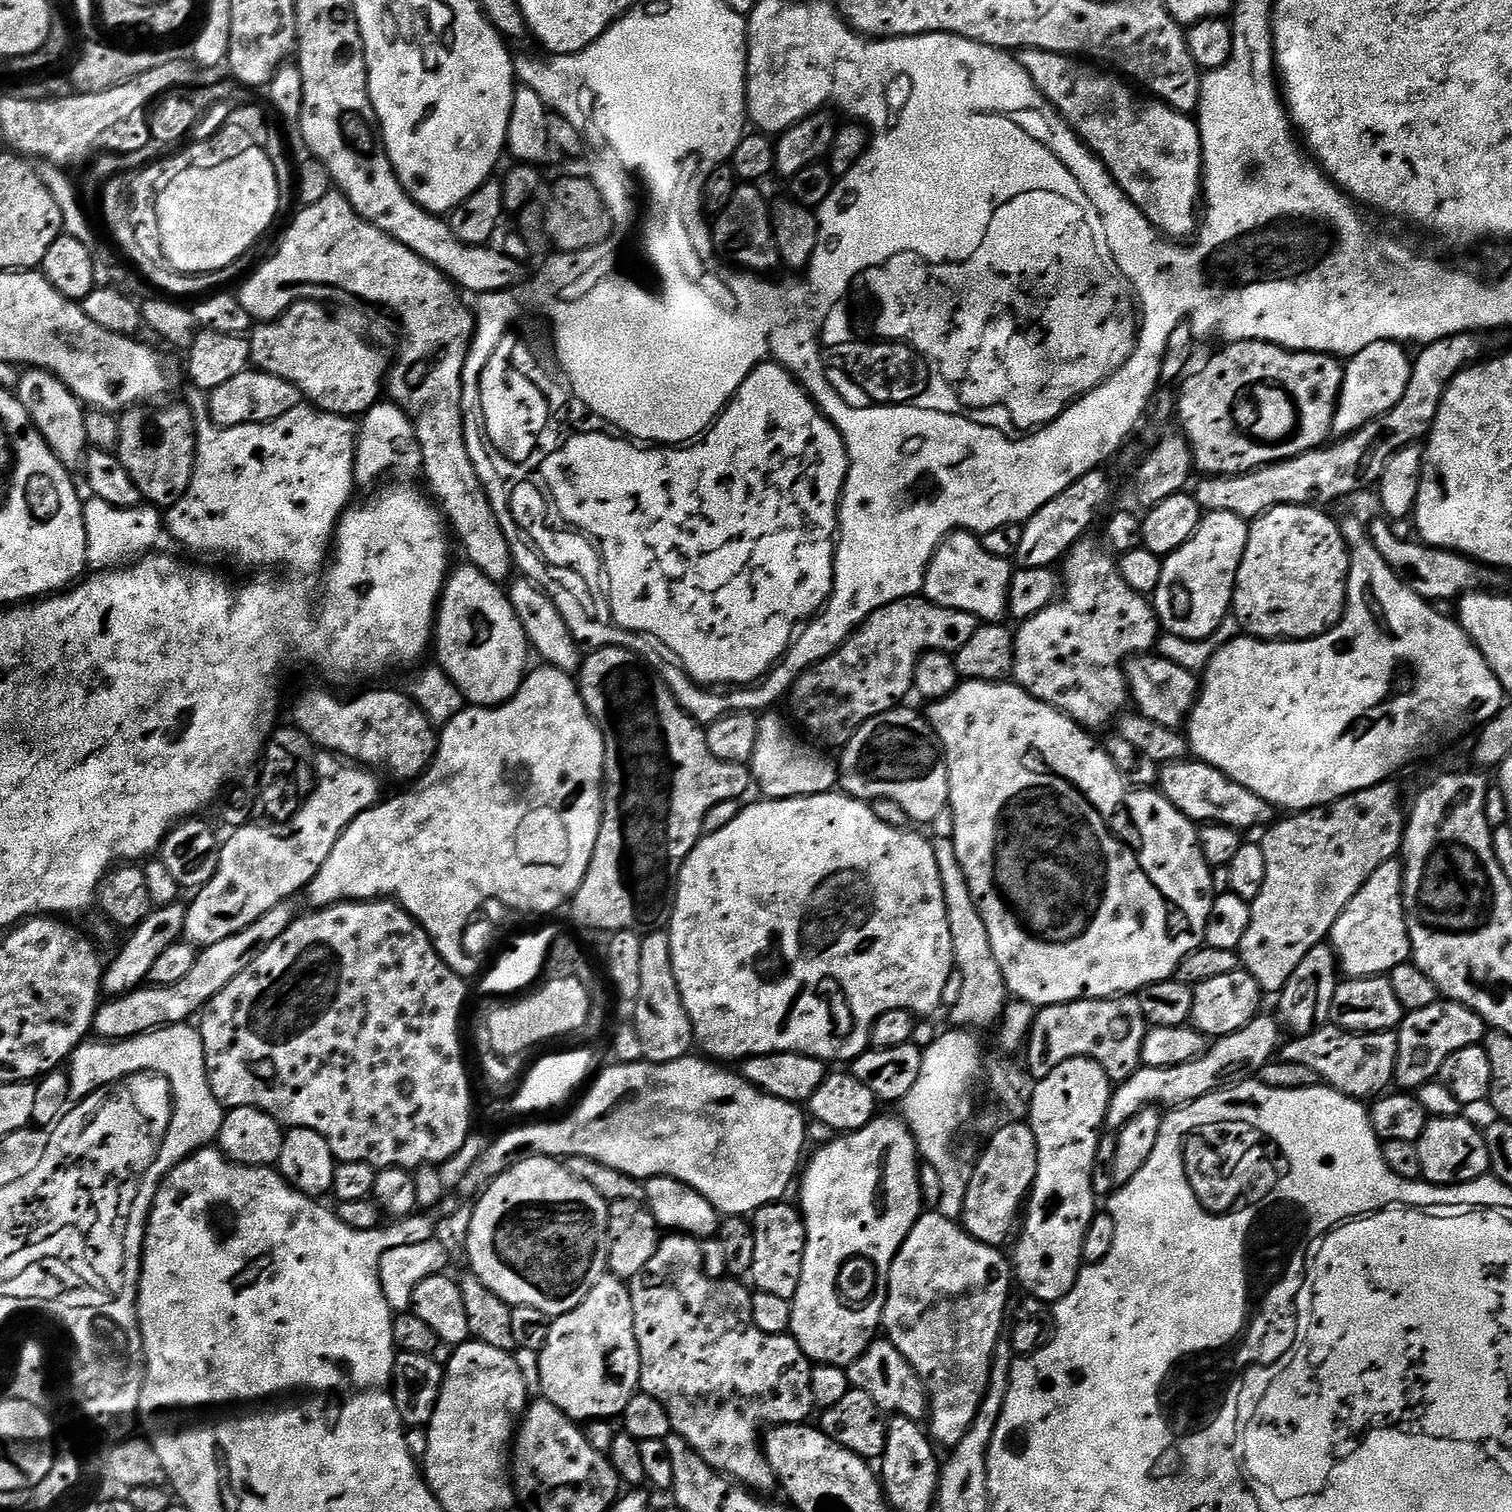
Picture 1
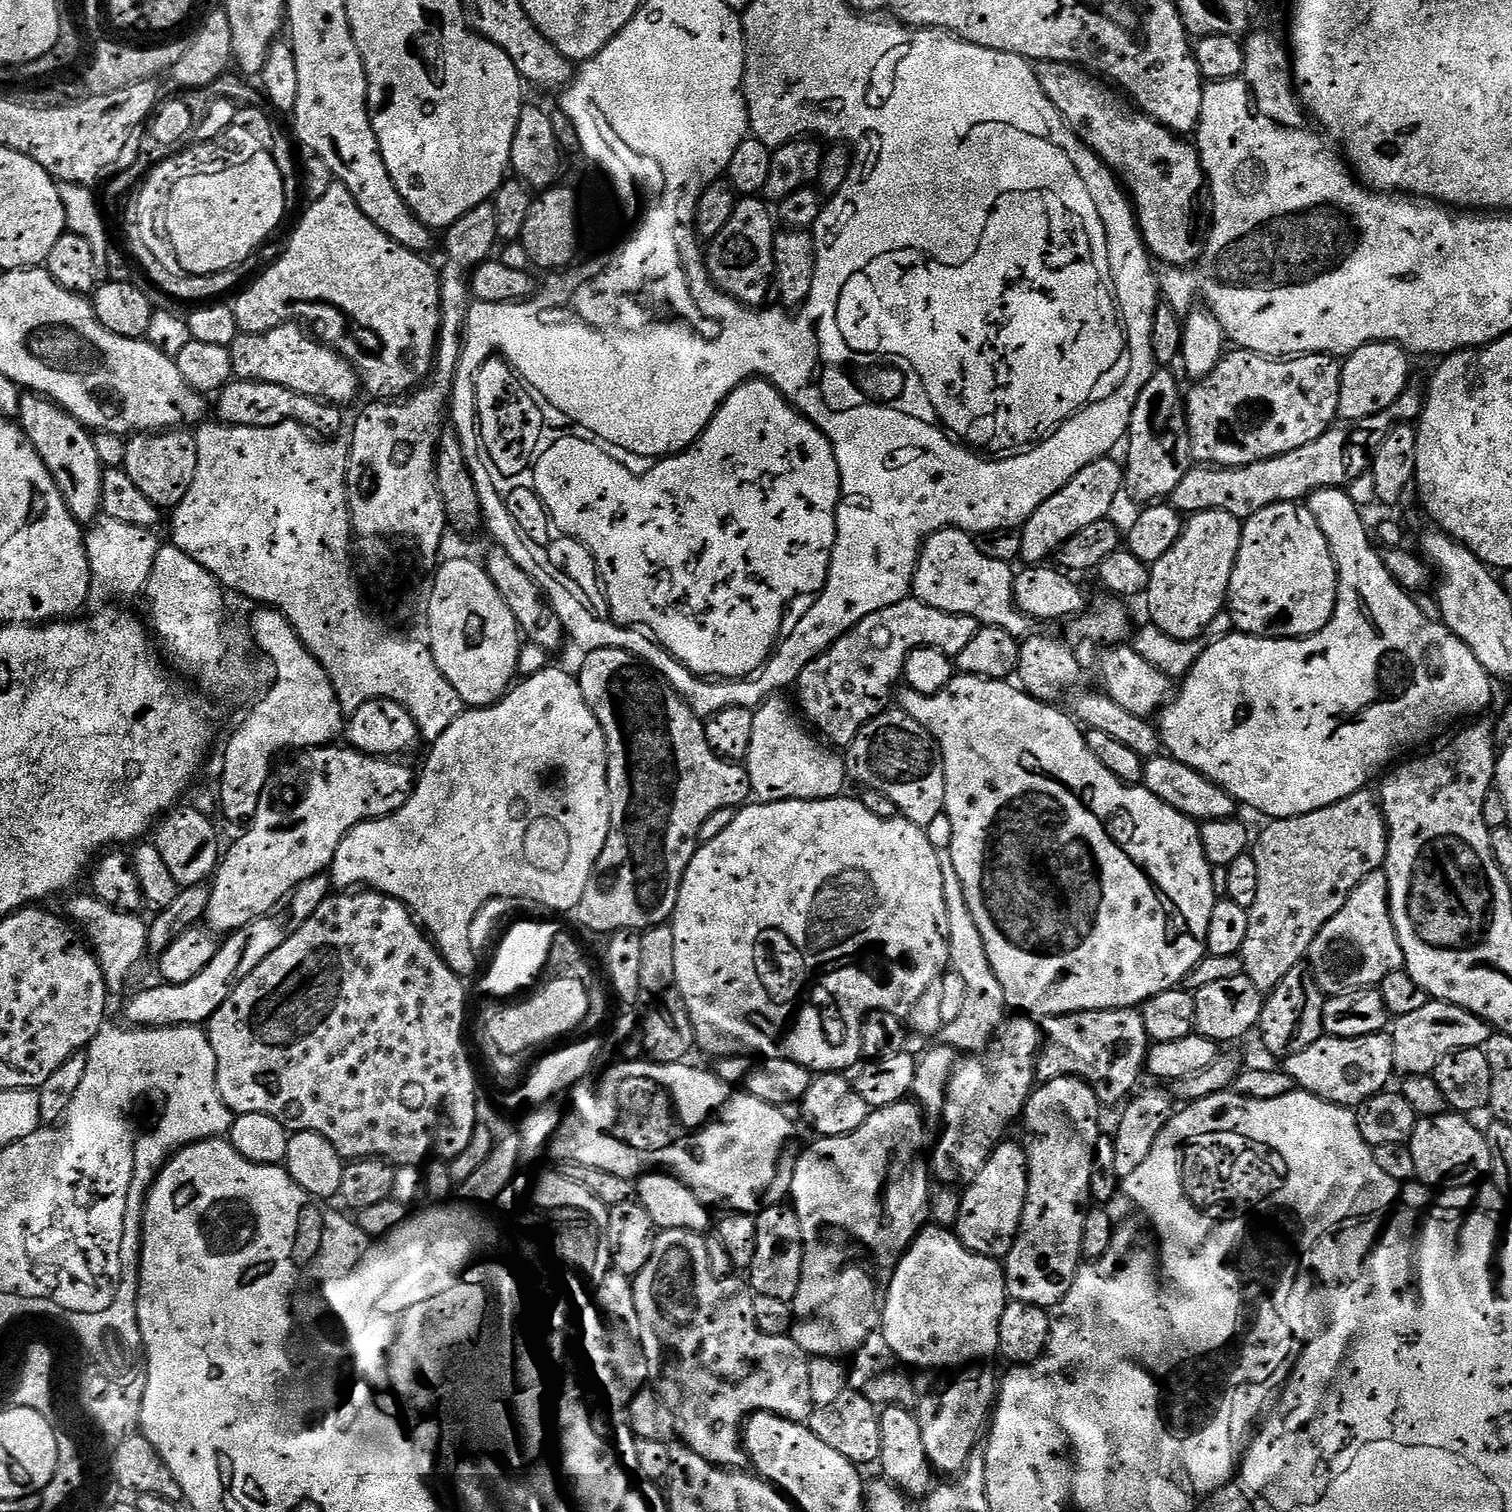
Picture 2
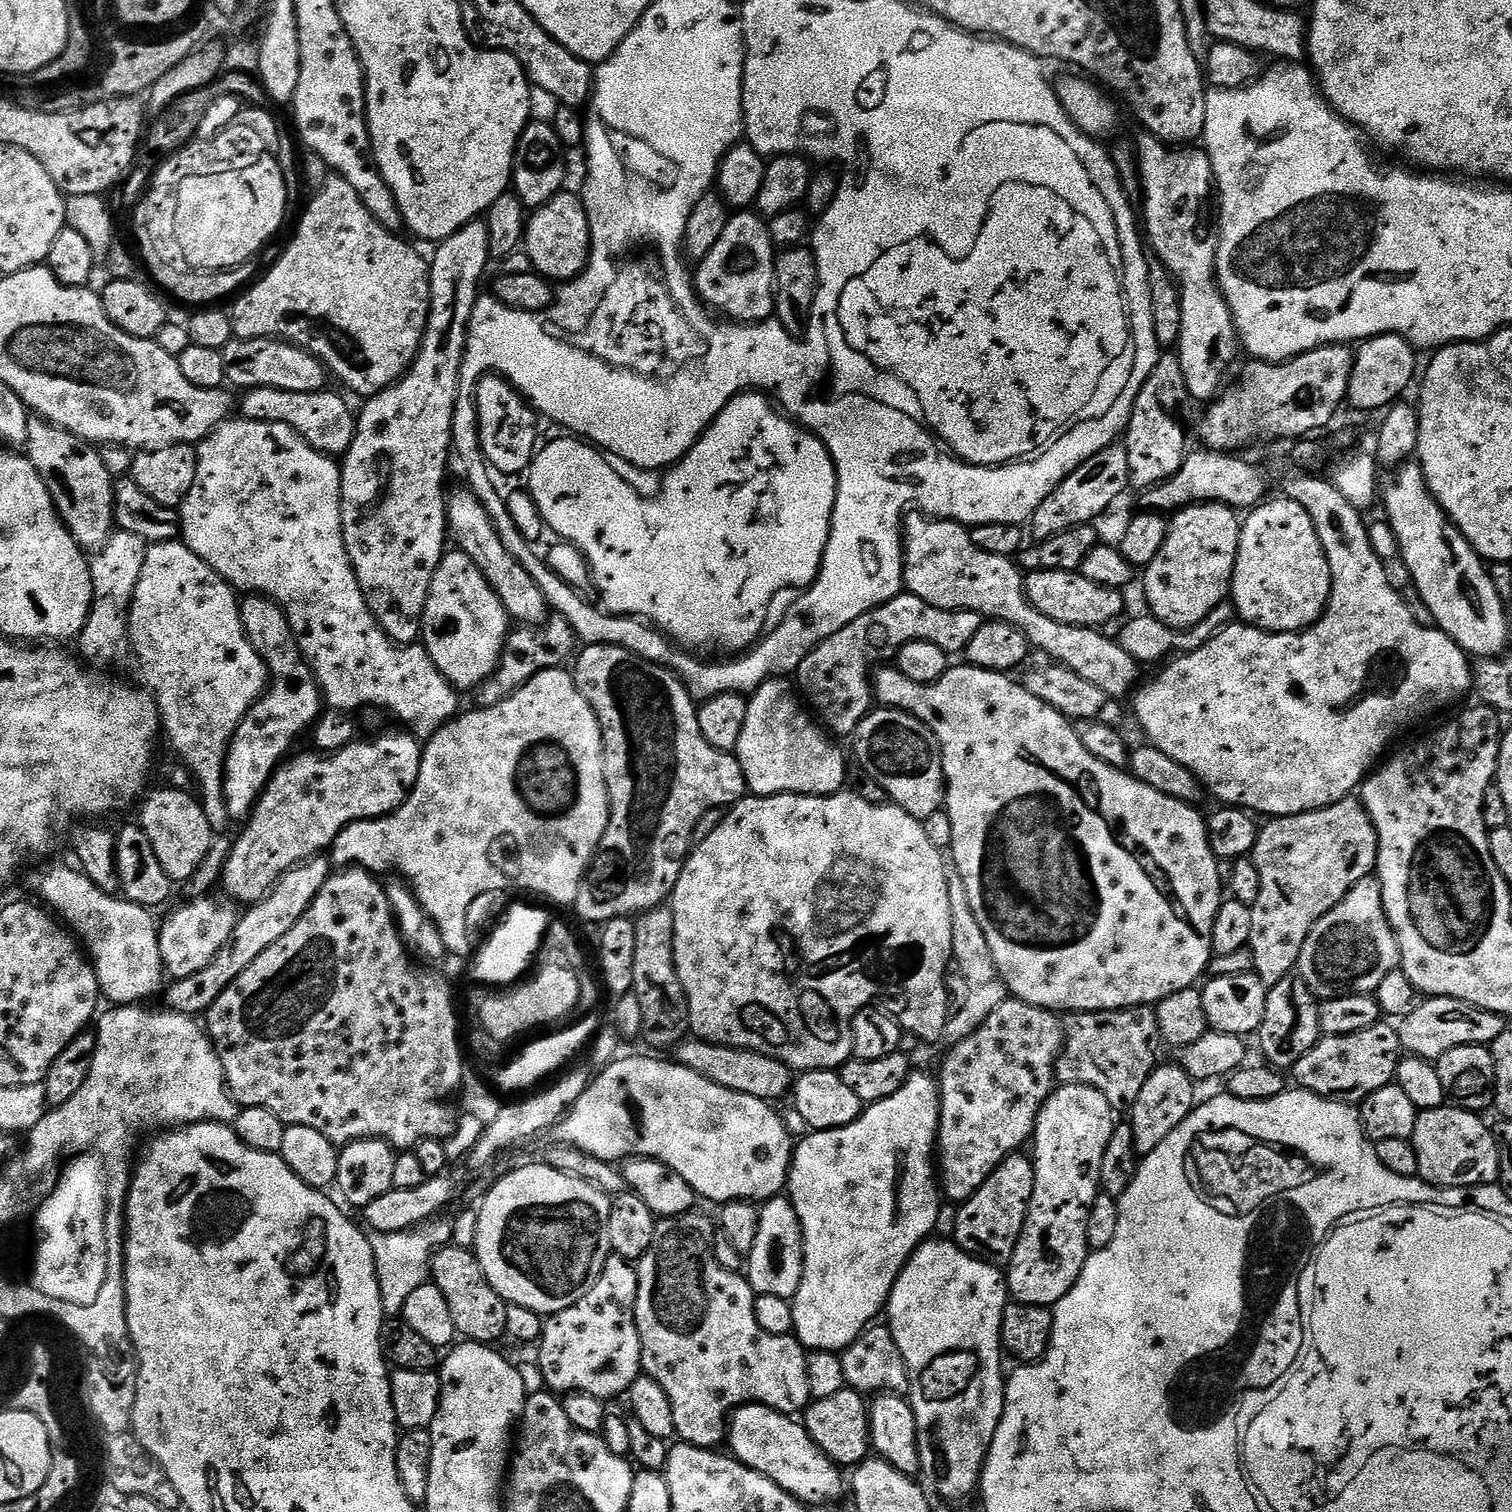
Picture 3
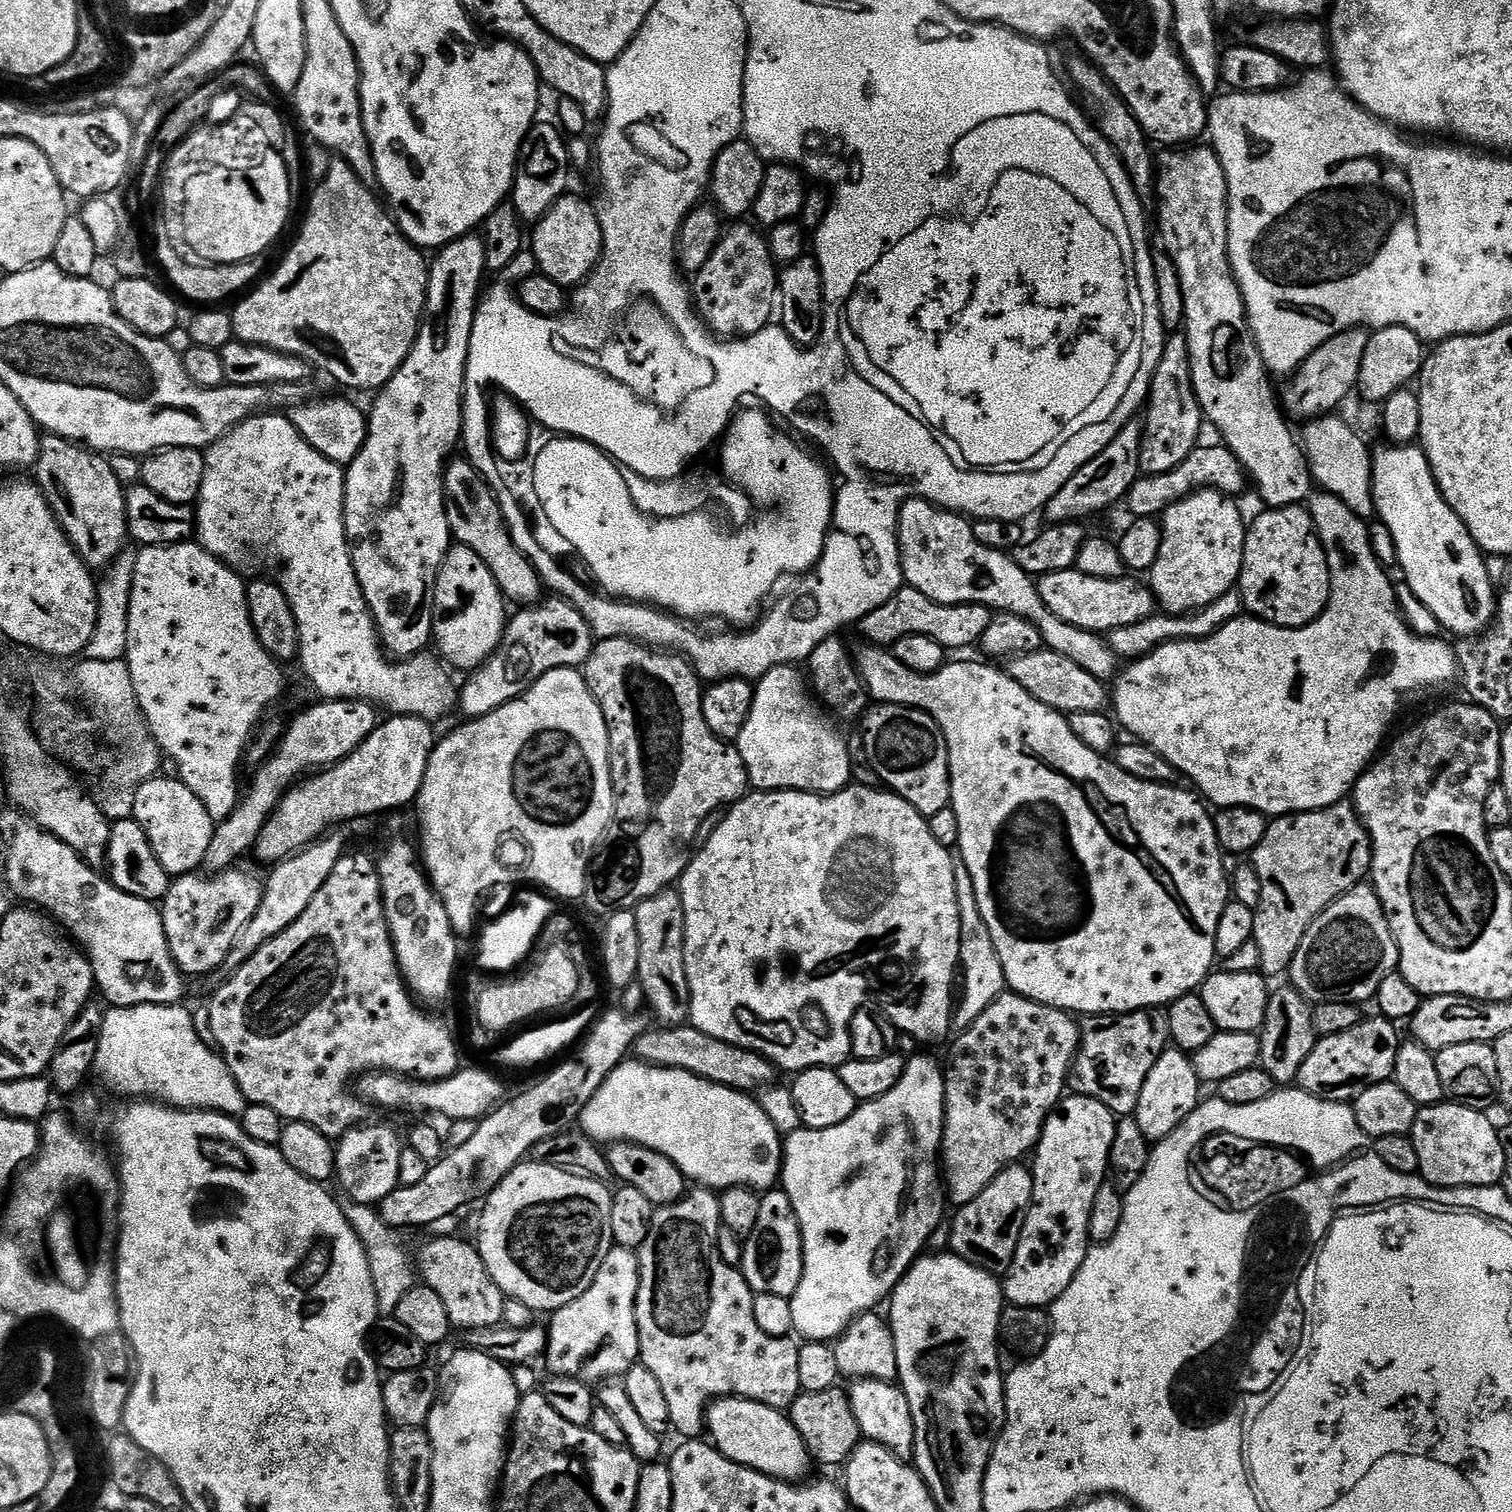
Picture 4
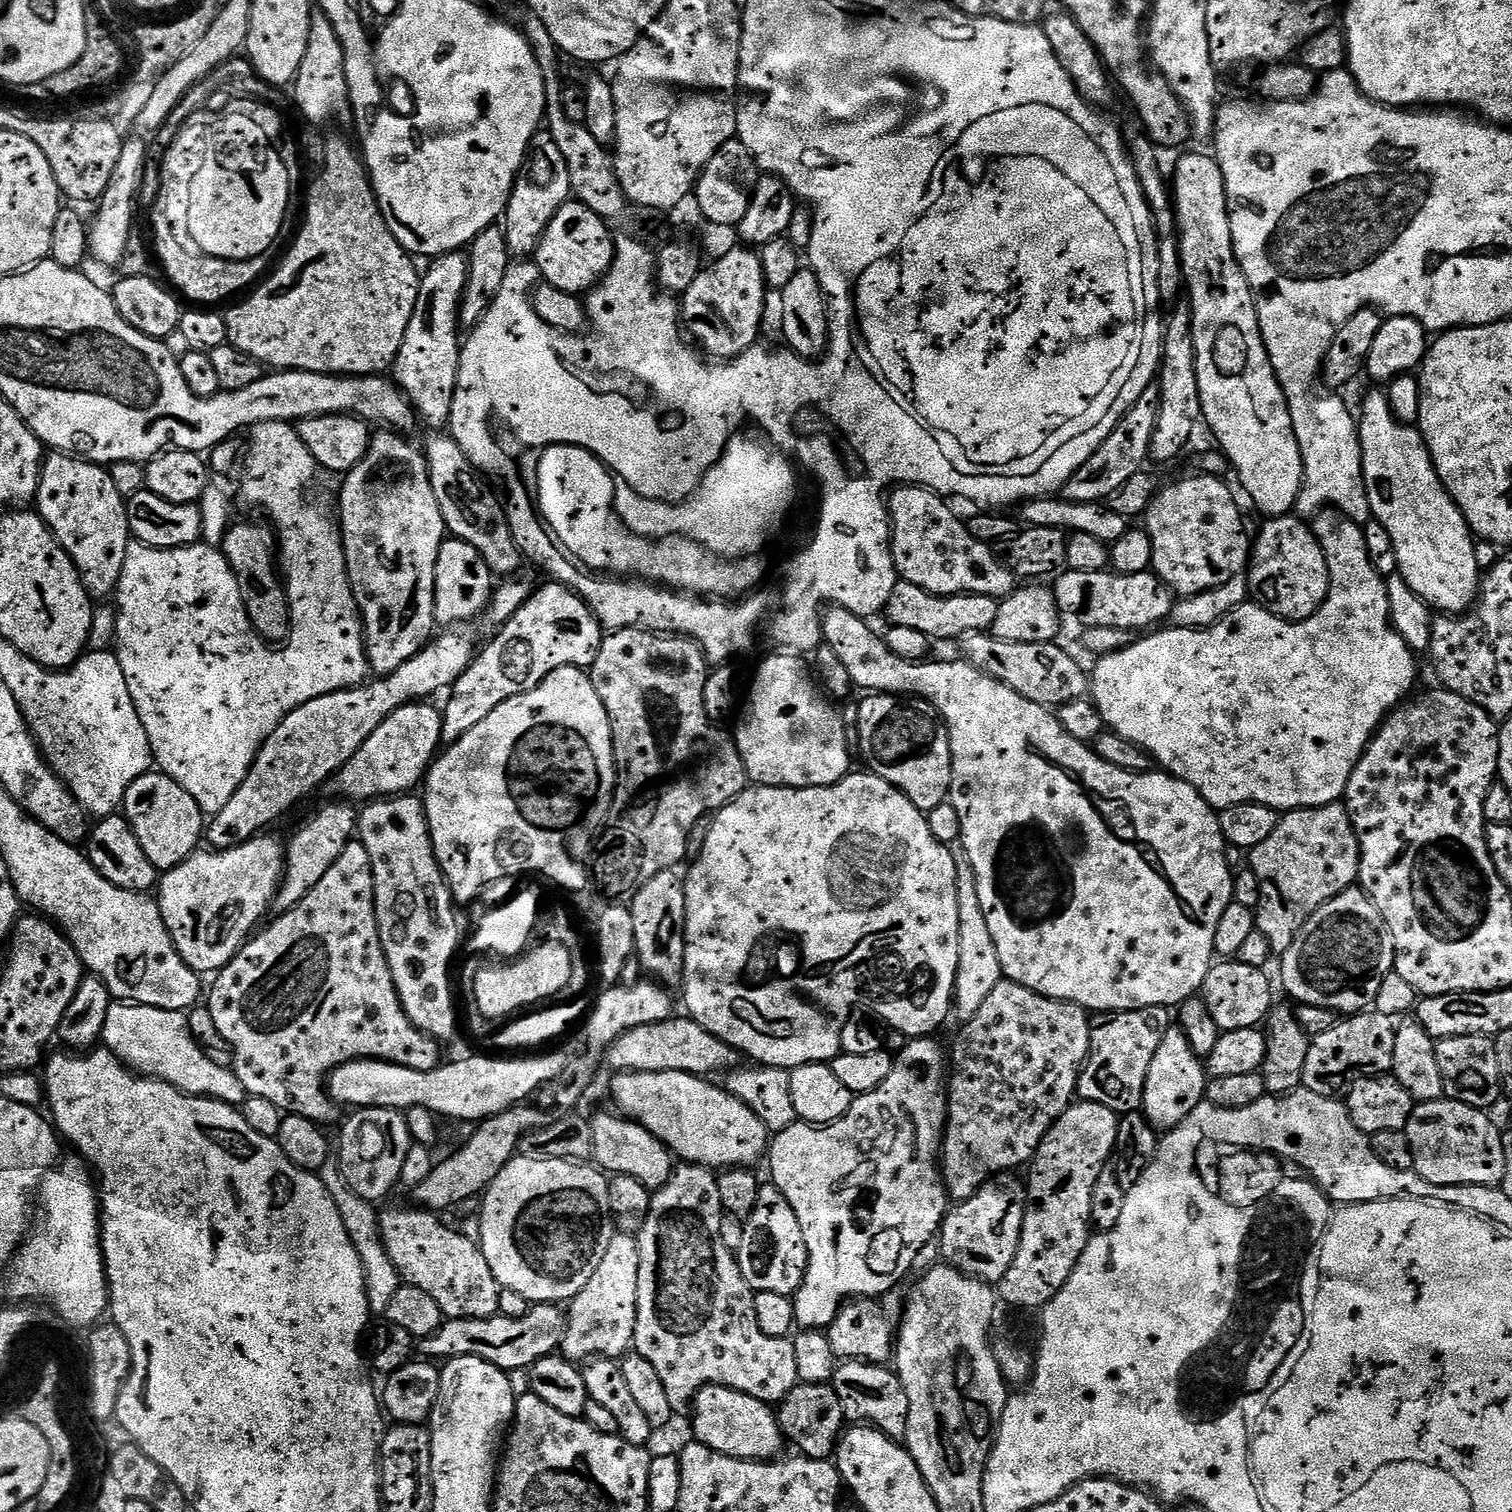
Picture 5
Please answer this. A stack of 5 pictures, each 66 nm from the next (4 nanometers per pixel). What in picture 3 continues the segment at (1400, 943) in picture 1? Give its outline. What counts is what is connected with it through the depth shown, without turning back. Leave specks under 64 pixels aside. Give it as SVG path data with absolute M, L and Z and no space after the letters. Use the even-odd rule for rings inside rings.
M1370 875L1354 885L1350 894L1310 930L1302 946L1298 975L1309 986L1337 984L1340 990L1372 994L1386 974L1399 968L1400 947L1384 909L1380 882Z

